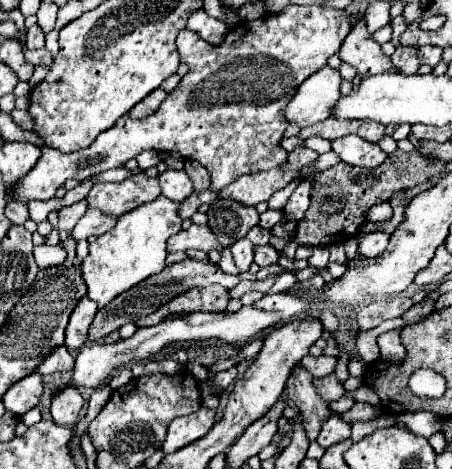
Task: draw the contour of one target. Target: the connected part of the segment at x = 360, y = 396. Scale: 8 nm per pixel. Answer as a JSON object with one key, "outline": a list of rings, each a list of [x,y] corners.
{"outline":[[[360,387],[354,392],[352,398],[355,402],[364,402],[370,403],[370,405],[378,405],[378,397],[376,397],[376,393],[372,393],[372,389],[368,389],[368,387]]]}

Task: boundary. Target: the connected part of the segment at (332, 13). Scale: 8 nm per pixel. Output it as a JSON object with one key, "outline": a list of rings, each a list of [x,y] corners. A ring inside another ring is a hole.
{"outline":[[[286,5],[280,13],[270,13],[266,17],[254,21],[240,21],[234,31],[230,31],[220,45],[208,45],[202,37],[196,37],[190,29],[182,29],[176,47],[180,53],[180,63],[188,65],[188,73],[182,77],[178,87],[162,101],[160,109],[144,119],[122,117],[112,129],[100,133],[96,141],[88,149],[80,149],[76,153],[60,153],[52,147],[42,147],[42,157],[36,167],[16,185],[14,195],[8,199],[16,199],[28,203],[32,199],[52,199],[56,189],[66,179],[82,181],[94,173],[124,167],[126,161],[138,157],[146,149],[164,151],[164,153],[180,153],[184,159],[194,159],[202,163],[212,179],[212,189],[220,191],[228,183],[236,181],[240,175],[268,171],[286,161],[288,153],[280,147],[284,131],[288,129],[288,119],[284,117],[284,109],[296,93],[296,87],[320,67],[326,65],[328,57],[334,55],[344,37],[350,33],[350,23],[344,11],[338,9],[322,9],[322,7],[304,7],[304,5]]]}

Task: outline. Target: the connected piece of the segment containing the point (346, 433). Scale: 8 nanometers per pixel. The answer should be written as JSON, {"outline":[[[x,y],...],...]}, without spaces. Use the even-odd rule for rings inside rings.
{"outline":[[[332,411],[326,419],[324,419],[324,425],[320,429],[320,435],[318,435],[318,443],[326,449],[338,441],[344,441],[350,437],[350,425],[348,421],[344,421],[344,417],[336,411]]]}

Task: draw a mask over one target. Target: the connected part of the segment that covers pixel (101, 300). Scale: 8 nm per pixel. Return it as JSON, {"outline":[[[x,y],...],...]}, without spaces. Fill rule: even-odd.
{"outline":[[[160,195],[132,209],[128,215],[118,217],[116,227],[90,243],[90,253],[82,261],[82,277],[88,287],[88,297],[96,301],[98,307],[108,305],[116,295],[164,269],[166,239],[182,229],[182,217],[178,215],[180,205],[180,201],[168,201]]]}

